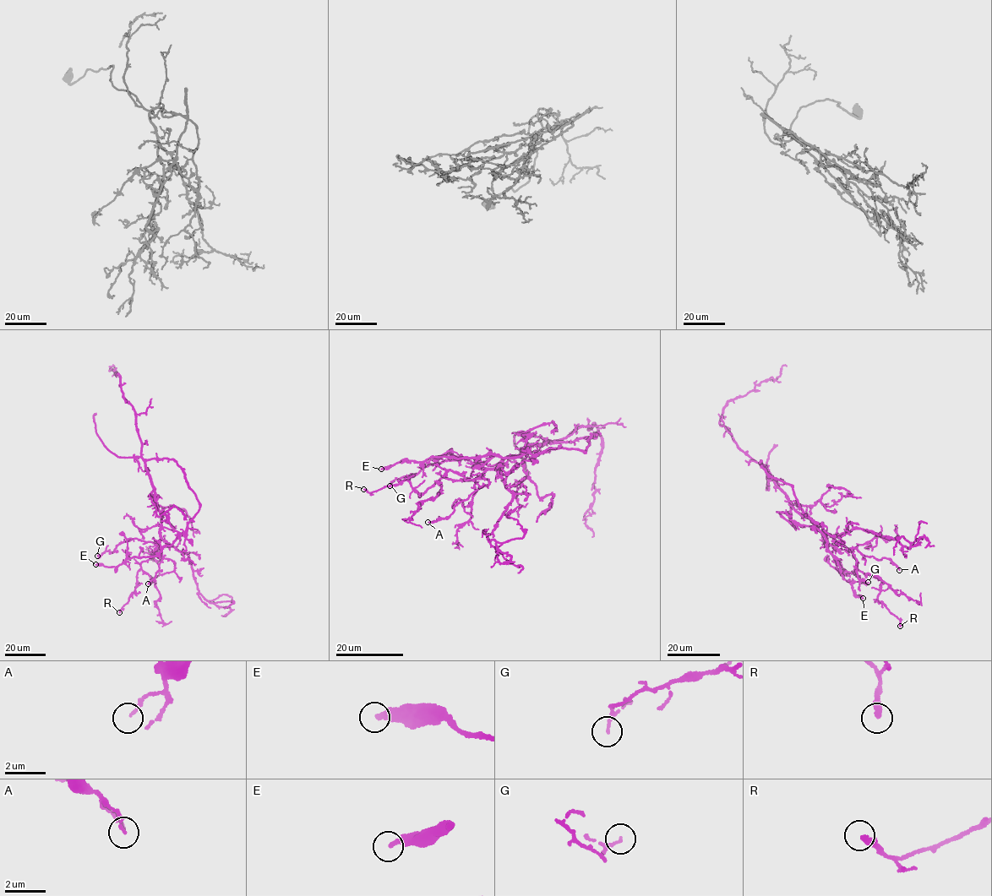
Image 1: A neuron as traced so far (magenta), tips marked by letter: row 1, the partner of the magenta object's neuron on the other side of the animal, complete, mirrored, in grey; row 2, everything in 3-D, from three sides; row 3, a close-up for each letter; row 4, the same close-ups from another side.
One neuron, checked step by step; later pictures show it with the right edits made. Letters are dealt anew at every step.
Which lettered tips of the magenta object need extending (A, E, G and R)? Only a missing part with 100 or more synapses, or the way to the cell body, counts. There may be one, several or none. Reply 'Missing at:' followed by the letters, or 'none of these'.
Missing at: none of these

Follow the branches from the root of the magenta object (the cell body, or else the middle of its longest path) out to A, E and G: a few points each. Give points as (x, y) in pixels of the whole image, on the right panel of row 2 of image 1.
A: (770, 473), (791, 507), (820, 531), (850, 551), (855, 548), (878, 560), (889, 559), (899, 570)
E: (770, 473), (760, 460), (765, 473), (793, 487), (803, 512), (826, 540), (843, 578), (863, 598)
G: (770, 473), (791, 507), (834, 538), (836, 543), (831, 553), (836, 561), (863, 583), (868, 582)

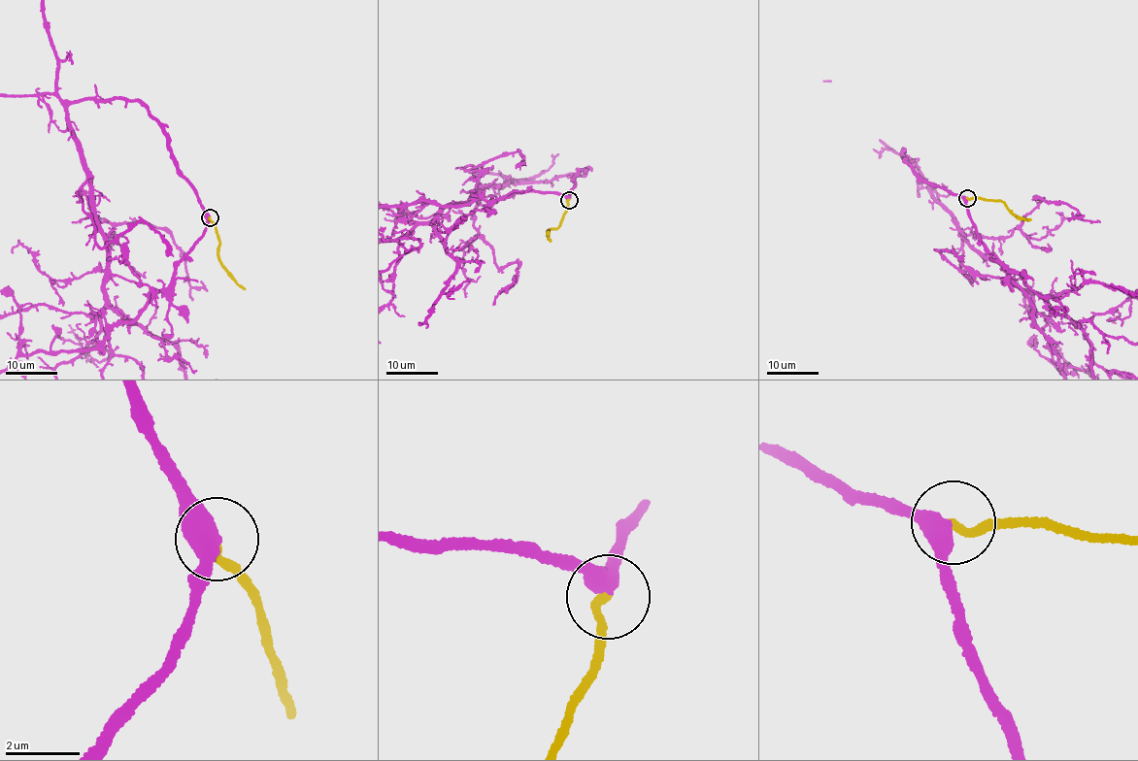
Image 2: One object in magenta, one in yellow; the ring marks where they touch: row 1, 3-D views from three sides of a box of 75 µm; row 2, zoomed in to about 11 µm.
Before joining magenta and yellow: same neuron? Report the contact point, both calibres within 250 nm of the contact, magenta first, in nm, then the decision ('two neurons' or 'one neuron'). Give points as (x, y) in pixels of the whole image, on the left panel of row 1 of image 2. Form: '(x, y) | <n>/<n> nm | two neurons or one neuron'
(210, 217) | 480/240 nm | one neuron

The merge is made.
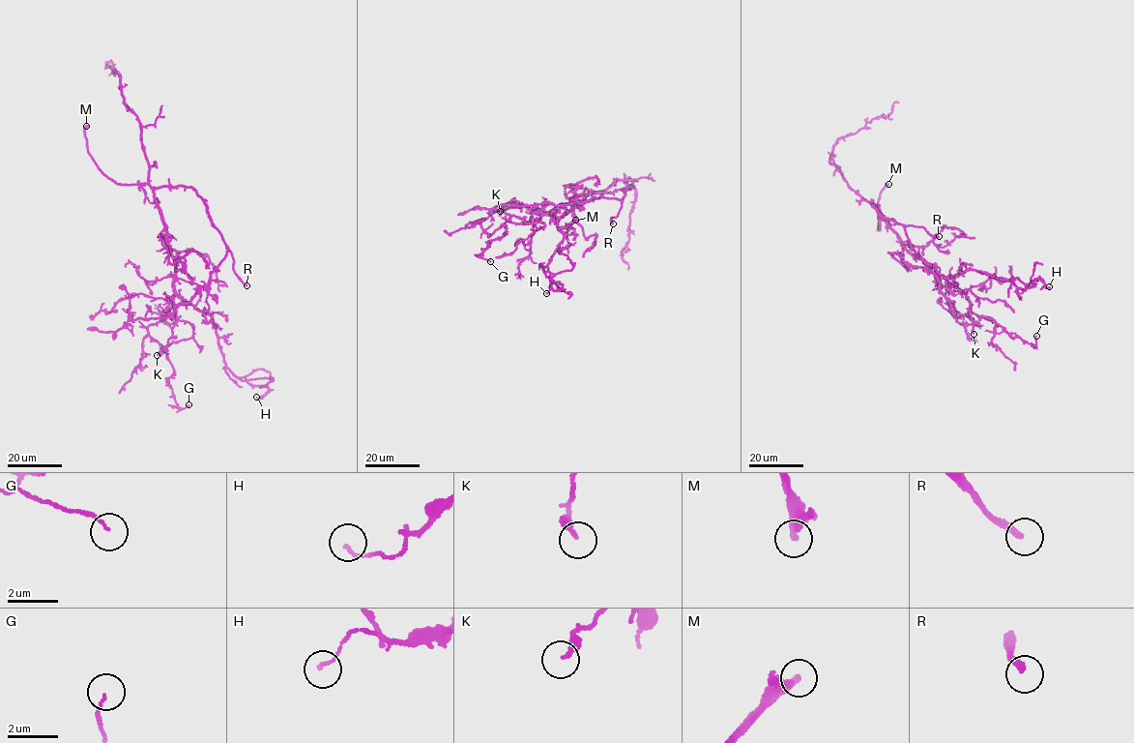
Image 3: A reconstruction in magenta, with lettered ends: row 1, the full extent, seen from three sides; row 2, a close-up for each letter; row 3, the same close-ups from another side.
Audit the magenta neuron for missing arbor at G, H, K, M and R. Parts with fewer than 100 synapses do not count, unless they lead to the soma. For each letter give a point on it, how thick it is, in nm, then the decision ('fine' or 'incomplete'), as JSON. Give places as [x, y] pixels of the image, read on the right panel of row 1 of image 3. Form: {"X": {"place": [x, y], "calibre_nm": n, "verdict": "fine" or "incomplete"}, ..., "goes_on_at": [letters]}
{"G": {"place": [1036, 336], "calibre_nm": 90, "verdict": "fine"}, "H": {"place": [1049, 286], "calibre_nm": 120, "verdict": "fine"}, "K": {"place": [974, 334], "calibre_nm": 280, "verdict": "fine"}, "M": {"place": [888, 184], "calibre_nm": 360, "verdict": "incomplete"}, "R": {"place": [939, 236], "calibre_nm": 240, "verdict": "incomplete"}, "goes_on_at": ["M", "R"]}

